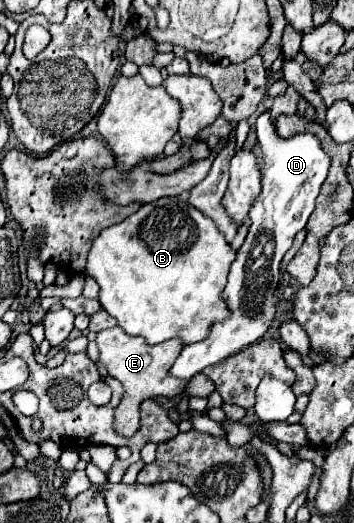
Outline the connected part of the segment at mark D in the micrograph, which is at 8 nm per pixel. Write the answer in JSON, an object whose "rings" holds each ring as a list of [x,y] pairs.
{"rings":[[[262,112],[256,120],[258,142],[264,152],[264,162],[260,166],[262,172],[262,192],[252,206],[250,220],[252,226],[244,244],[238,250],[236,260],[228,272],[228,284],[224,288],[224,298],[230,308],[228,320],[216,322],[210,328],[208,340],[188,344],[182,348],[174,366],[170,368],[170,376],[178,380],[190,380],[194,374],[202,372],[206,366],[224,360],[236,350],[246,348],[248,344],[262,338],[276,314],[276,288],[280,280],[280,262],[286,250],[292,246],[294,236],[306,226],[316,196],[320,192],[322,182],[328,176],[330,158],[320,148],[320,142],[312,134],[297,134],[290,140],[280,140],[276,136],[274,124],[270,122],[270,112]]]}

